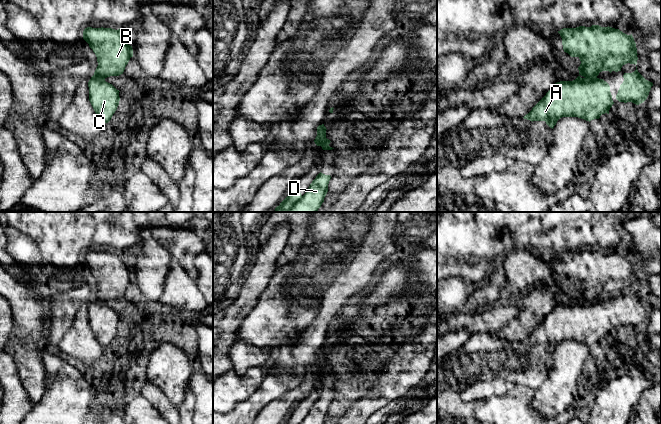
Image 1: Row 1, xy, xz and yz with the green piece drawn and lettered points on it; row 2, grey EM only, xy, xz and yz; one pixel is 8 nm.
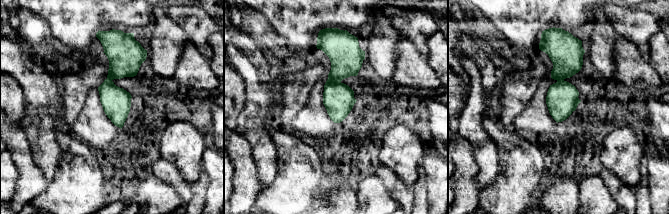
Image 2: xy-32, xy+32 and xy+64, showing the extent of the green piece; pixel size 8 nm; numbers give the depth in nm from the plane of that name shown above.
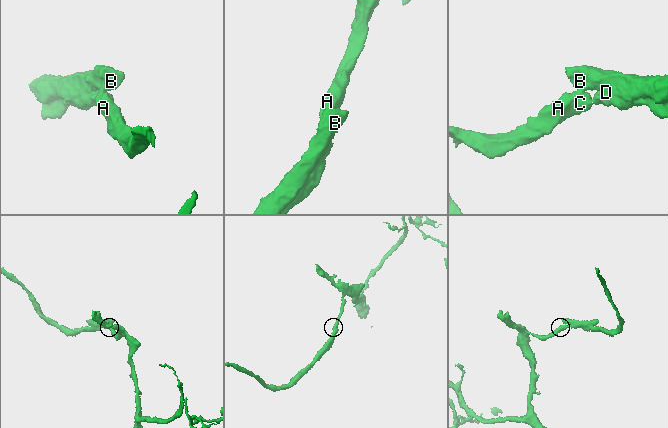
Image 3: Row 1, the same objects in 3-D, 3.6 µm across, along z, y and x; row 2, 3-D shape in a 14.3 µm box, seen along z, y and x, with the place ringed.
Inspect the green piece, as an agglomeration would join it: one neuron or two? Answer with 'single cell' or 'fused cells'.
fused cells

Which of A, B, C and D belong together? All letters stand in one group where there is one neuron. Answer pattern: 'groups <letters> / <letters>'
groups A C D / B

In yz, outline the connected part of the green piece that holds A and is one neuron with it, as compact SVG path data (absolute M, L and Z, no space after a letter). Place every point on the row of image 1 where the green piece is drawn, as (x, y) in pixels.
M581 78L555 83L546 95L523 118L545 121L554 128L562 117L578 117L586 121L609 114L614 104L609 84L603 79Z

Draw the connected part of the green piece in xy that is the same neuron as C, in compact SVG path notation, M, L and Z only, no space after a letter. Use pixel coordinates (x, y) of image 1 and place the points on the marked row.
M95 75L88 82L89 101L103 123L108 123L119 105L119 90Z

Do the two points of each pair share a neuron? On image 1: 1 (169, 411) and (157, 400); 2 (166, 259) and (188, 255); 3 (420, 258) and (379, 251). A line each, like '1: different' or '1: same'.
1: same
2: different
3: different

